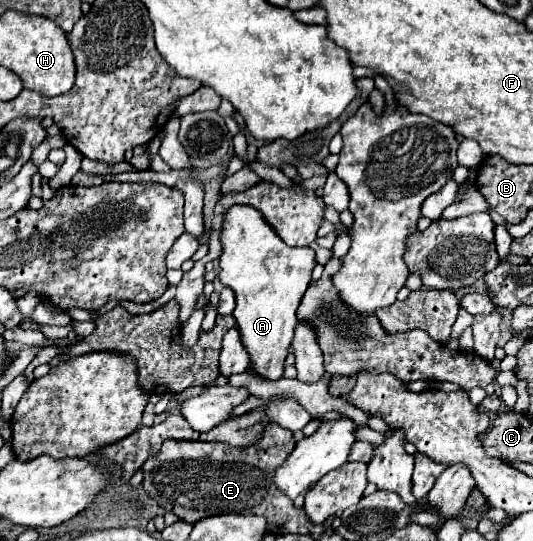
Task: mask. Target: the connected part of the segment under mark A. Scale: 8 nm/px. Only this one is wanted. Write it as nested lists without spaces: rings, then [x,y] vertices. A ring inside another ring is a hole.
[[[234,205],[232,211],[226,211],[224,215],[224,229],[222,229],[222,257],[218,261],[218,279],[222,285],[230,287],[236,295],[236,309],[234,309],[234,319],[236,319],[236,329],[240,331],[242,345],[250,355],[250,367],[254,373],[262,379],[282,379],[284,375],[284,359],[288,355],[288,347],[294,337],[294,327],[296,327],[296,309],[300,305],[300,299],[304,291],[310,285],[312,277],[312,267],[316,263],[314,251],[310,247],[288,247],[278,239],[274,229],[266,225],[262,215],[254,211],[252,207],[246,205]]]

